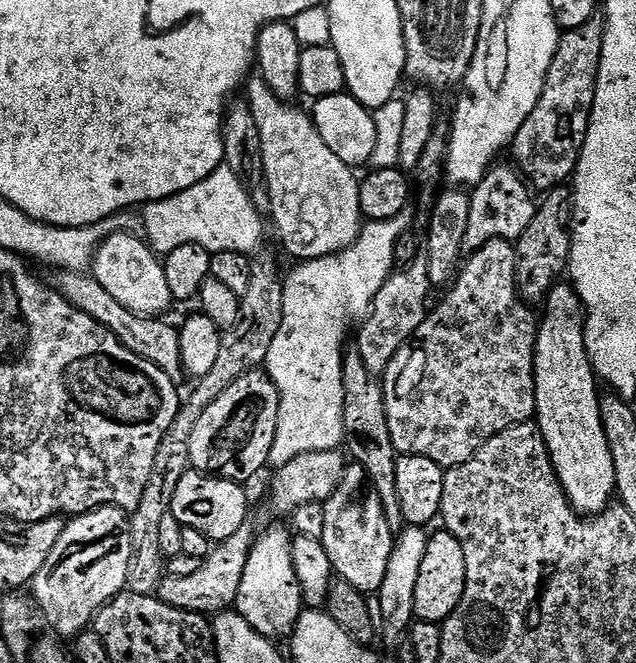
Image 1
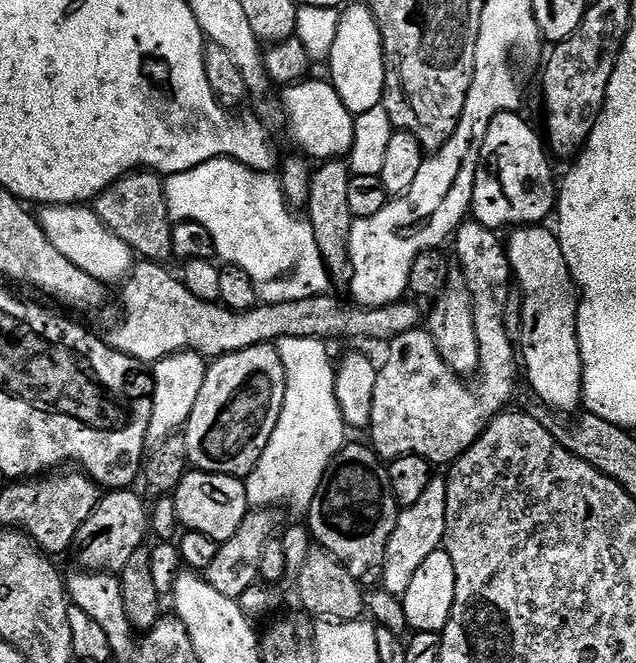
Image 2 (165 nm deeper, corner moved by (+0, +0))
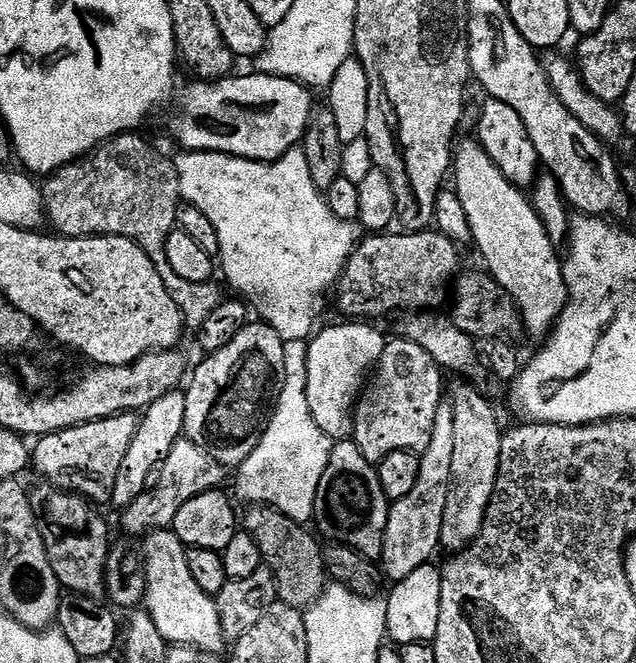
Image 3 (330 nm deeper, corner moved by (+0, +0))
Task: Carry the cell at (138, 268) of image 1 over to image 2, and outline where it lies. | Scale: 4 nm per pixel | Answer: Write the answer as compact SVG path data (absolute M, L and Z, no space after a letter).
M62 204L59 206L44 206L39 209L38 219L40 229L46 234L62 254L62 258L70 258L78 270L86 270L90 278L99 280L100 283L109 286L119 285L131 273L134 267L134 253L118 234L114 234L99 220L95 211L88 206L74 204Z

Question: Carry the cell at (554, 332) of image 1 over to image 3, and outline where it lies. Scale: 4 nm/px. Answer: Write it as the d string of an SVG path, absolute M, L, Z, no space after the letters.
M475 139L462 140L455 149L451 171L454 173L454 180L456 176L455 194L462 202L462 210L466 210L466 218L470 222L472 244L480 251L485 264L483 267L488 275L494 277L510 293L512 301L520 309L524 332L527 335L547 337L568 306L568 288L564 284L561 257L556 257L557 245L546 234L544 224L532 208L531 199L521 189L514 187L502 174L502 170L498 170L498 166L494 166L479 142Z

